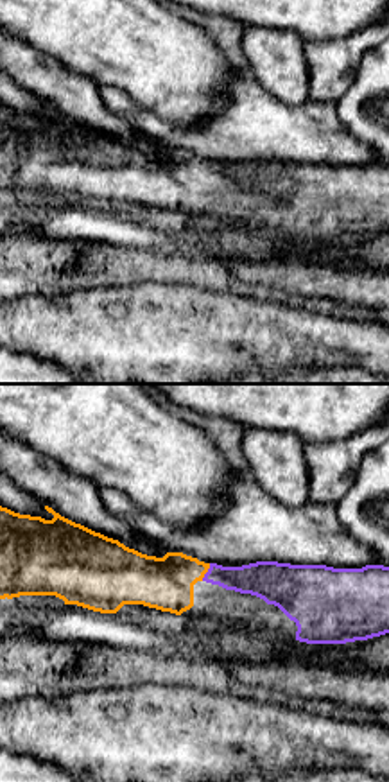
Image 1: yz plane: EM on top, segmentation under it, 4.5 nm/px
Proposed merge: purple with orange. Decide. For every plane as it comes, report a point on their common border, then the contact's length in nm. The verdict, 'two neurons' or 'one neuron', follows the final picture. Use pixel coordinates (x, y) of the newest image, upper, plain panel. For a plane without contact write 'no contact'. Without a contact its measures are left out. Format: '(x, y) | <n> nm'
(207, 171) | 90 nm

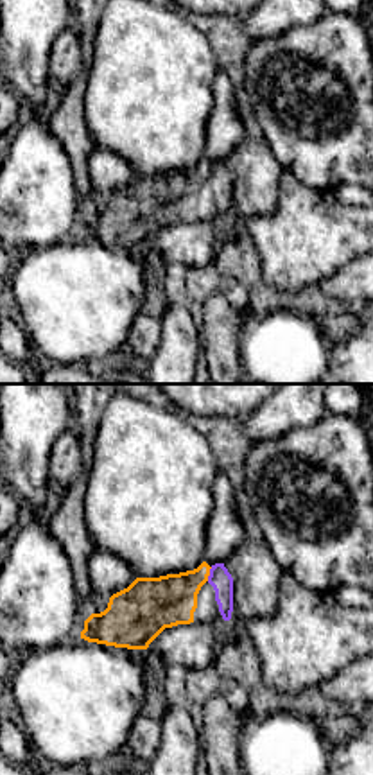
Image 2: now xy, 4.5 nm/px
(210, 173) | 70 nm

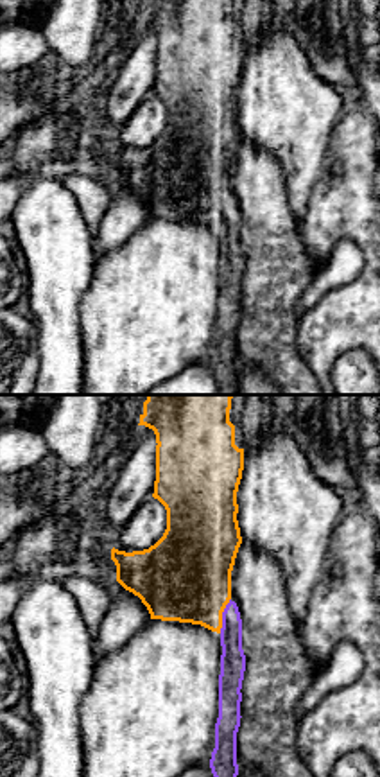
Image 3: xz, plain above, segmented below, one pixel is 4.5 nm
(223, 214) | 170 nm

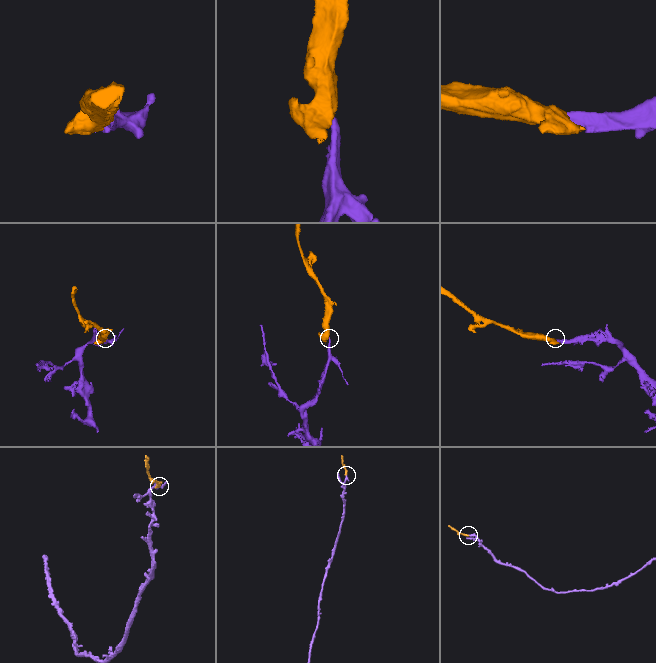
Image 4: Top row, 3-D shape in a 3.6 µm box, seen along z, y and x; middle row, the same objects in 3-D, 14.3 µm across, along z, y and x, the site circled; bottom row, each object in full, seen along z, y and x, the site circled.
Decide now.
one neuron

